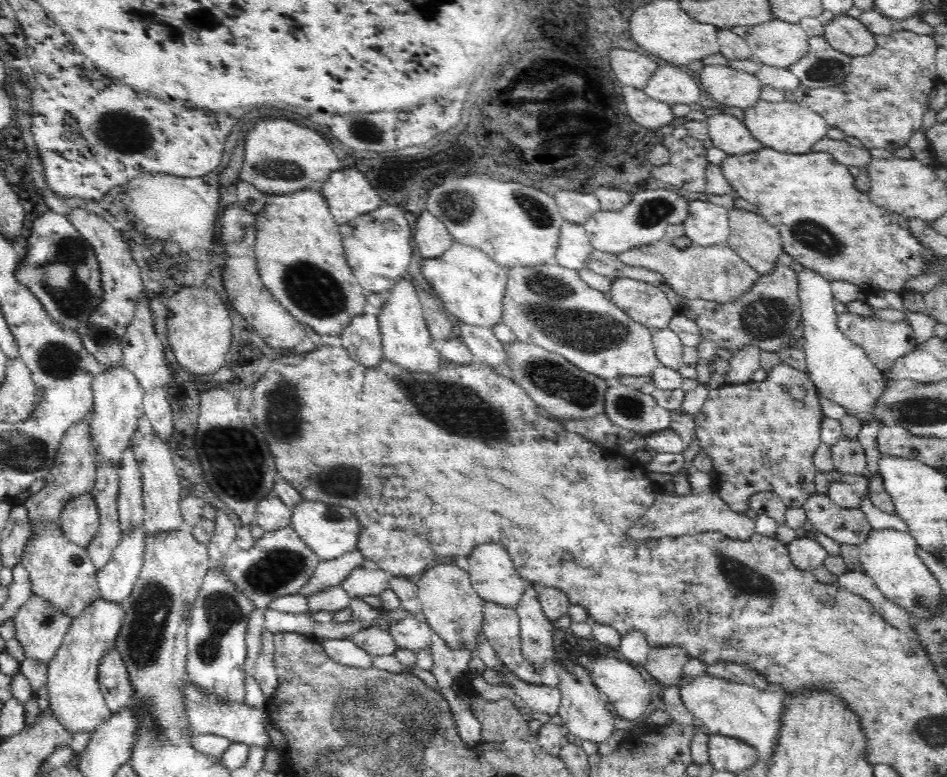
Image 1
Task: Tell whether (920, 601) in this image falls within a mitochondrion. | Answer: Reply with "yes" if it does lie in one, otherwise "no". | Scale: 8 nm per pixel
yes

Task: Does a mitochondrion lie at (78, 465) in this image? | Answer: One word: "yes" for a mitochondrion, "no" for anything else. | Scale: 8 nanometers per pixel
no

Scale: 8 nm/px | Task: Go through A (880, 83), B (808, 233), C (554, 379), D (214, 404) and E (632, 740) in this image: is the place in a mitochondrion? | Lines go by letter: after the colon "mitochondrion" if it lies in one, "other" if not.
A: mitochondrion
B: mitochondrion
C: mitochondrion
D: other
E: other

